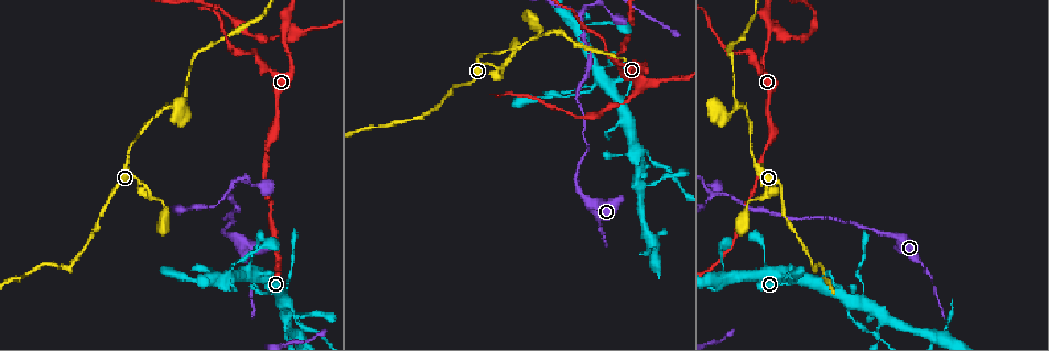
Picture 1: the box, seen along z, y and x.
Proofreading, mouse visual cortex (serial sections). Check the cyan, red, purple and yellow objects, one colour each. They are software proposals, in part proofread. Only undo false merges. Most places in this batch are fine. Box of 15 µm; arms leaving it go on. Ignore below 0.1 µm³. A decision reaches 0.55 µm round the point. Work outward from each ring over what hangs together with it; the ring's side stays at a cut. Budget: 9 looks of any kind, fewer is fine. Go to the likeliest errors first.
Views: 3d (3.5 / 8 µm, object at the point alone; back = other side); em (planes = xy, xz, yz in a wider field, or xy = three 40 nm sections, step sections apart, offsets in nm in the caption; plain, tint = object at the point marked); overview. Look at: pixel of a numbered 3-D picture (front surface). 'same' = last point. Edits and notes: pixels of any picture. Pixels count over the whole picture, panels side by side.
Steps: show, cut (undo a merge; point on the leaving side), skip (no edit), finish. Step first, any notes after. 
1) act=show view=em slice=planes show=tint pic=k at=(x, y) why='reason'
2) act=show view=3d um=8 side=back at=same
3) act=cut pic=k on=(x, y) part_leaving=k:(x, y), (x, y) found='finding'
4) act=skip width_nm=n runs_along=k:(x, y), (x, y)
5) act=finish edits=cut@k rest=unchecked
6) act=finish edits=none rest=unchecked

act=show view=3d um=3.5 pic=1 at=(532, 39) why='sudden change in width'

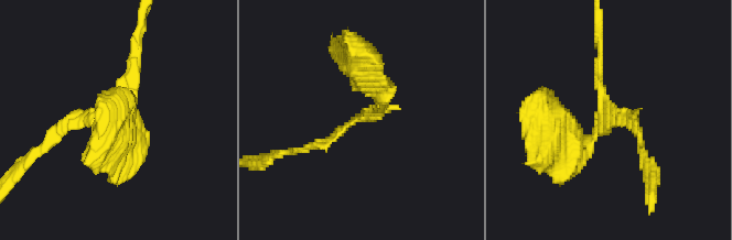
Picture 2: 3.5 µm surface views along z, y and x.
act=skip runs_along=2:(297, 152), (381, 104), (365, 73) found='all the same cell'

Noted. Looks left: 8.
act=show view=3d um=8 pic=1 at=(70, 267) why='sharp bend'

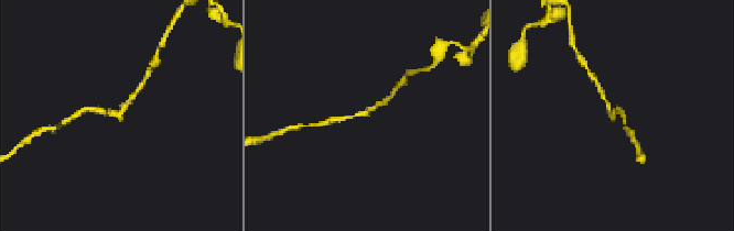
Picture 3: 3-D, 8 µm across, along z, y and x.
act=show view=em slice=planes show=tint pic=3 at=(610, 114) arm_widths_nm=150,150

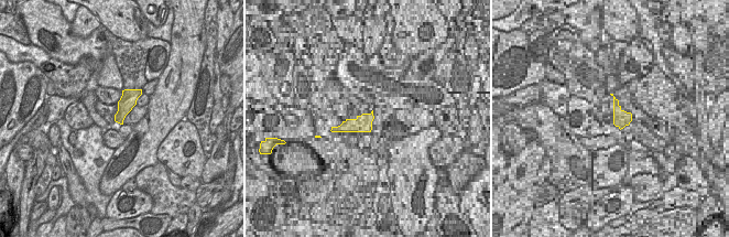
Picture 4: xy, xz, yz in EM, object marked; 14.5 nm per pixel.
act=skip runs_along=3:(139, 90), (119, 114), (89, 109) found='continuous, no second cell'

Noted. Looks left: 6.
act=show view=3d um=8 pic=1 at=(713, 193) why='a fork'

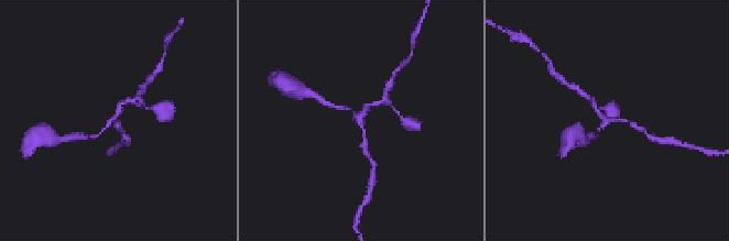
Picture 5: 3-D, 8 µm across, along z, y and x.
act=show view=3d um=3.5 pic=5 at=(608, 118)

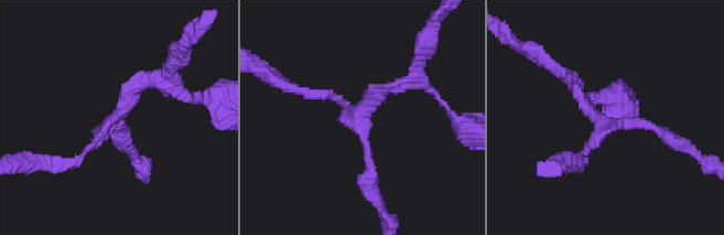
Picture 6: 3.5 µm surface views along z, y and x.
act=show view=em slice=planes show=tint pic=6 at=(112, 123) arms=3 arm_widths_nm=100,150,150 why='now the EM'

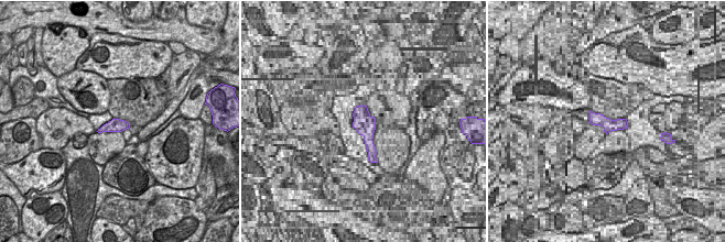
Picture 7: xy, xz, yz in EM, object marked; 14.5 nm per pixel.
act=skip runs_along=6:(677, 141), (651, 125), (608, 125), (574, 81) found='all the same cell'

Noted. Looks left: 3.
act=show view=3d um=8 pic=1 at=(285, 30) why='abrupt turn'

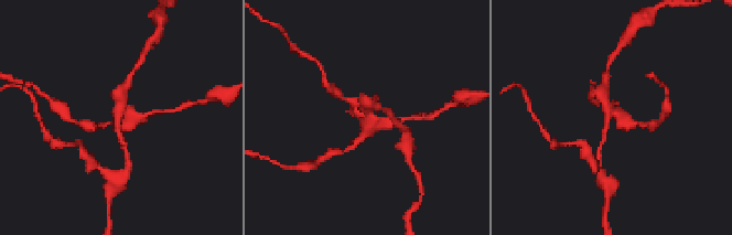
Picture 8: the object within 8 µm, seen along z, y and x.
act=show view=3d um=3.5 pic=8 at=(121, 114) why='zoom in'

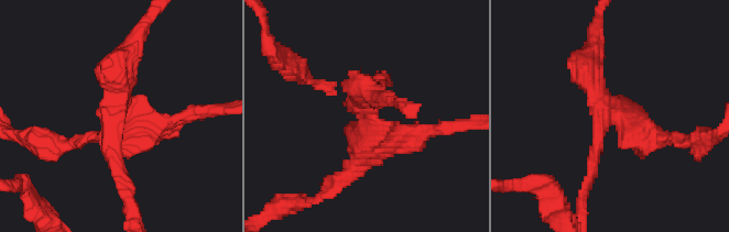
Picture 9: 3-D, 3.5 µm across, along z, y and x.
act=show view=em slice=xy step=5 show=tint pic=9 at=(608, 113)

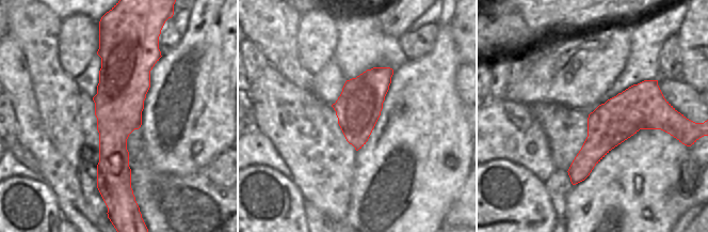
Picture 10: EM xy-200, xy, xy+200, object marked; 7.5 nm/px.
act=cut pic=9 on=(126, 148) part_leaving=9:(616, 113), (646, 136), (695, 140) found='two cells meet here'

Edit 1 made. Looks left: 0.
act=finish edits=cut@9 rest=unchecked

